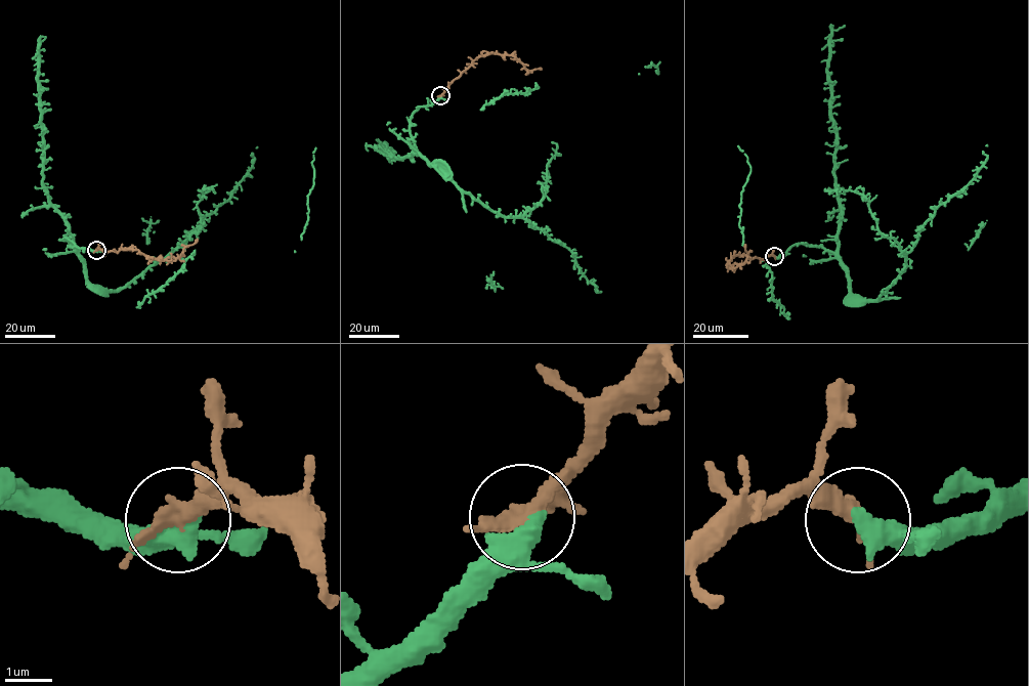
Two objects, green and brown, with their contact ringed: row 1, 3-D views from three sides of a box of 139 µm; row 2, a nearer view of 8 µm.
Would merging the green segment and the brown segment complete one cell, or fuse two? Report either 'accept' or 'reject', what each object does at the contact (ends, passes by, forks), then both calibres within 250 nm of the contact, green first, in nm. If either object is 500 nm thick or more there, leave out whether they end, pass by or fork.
accept; green passes by; brown passes by; 360 nm thick on the green side, 300 nm on the other

